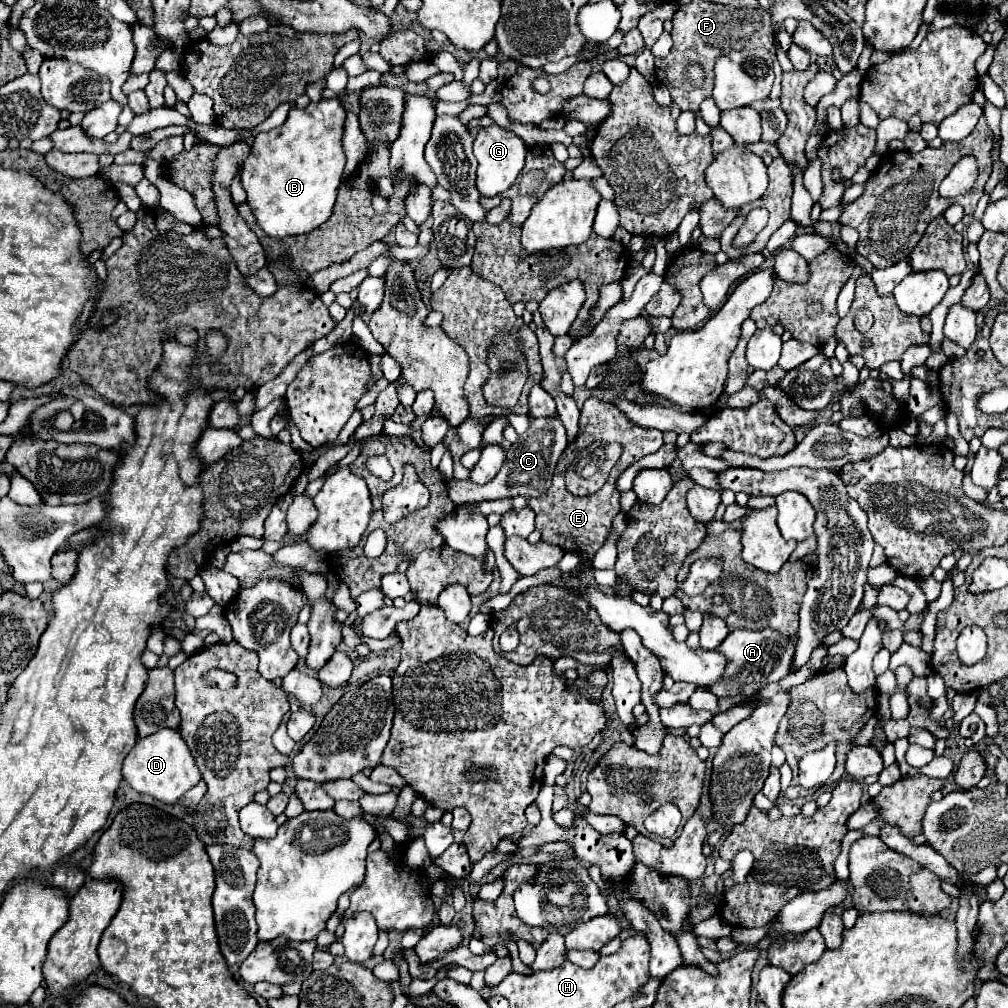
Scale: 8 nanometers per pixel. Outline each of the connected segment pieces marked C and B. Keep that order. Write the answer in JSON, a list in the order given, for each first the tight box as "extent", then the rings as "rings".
[{"extent":[448,417,568,505],"rings":[[[542,417],[542,419],[532,419],[530,427],[524,435],[518,437],[514,445],[506,451],[506,461],[500,469],[500,473],[490,479],[486,485],[476,485],[474,481],[450,481],[448,483],[448,495],[450,499],[460,505],[460,503],[478,503],[484,499],[504,499],[504,497],[514,497],[514,495],[524,495],[524,497],[540,497],[548,491],[552,485],[552,475],[556,461],[560,453],[566,449],[568,437],[566,429],[560,417]]]},{"extent":[242,97,346,237],"rings":[[[338,97],[322,99],[318,103],[310,103],[306,109],[292,107],[284,125],[258,133],[252,145],[248,159],[242,165],[242,187],[248,195],[248,205],[260,225],[260,229],[270,237],[288,237],[310,233],[324,221],[328,221],[332,207],[336,203],[336,193],[340,187],[342,169],[346,163],[346,155],[342,151],[342,127],[344,127],[346,111]]]}]

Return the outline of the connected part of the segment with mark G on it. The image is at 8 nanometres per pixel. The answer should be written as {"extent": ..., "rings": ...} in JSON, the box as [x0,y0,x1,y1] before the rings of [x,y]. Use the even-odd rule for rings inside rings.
{"extent":[474,125,526,197],"rings":[[[500,125],[482,127],[474,139],[474,155],[478,159],[478,191],[486,197],[494,197],[502,191],[506,191],[524,169],[524,157],[526,157],[526,143],[512,131],[502,129]]]}

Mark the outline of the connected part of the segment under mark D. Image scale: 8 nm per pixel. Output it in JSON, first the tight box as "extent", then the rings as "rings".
{"extent":[122,729,202,803],"rings":[[[176,729],[158,731],[146,739],[138,739],[124,759],[122,775],[132,789],[146,793],[162,803],[176,803],[188,789],[192,789],[202,777],[194,763],[194,757]]]}

